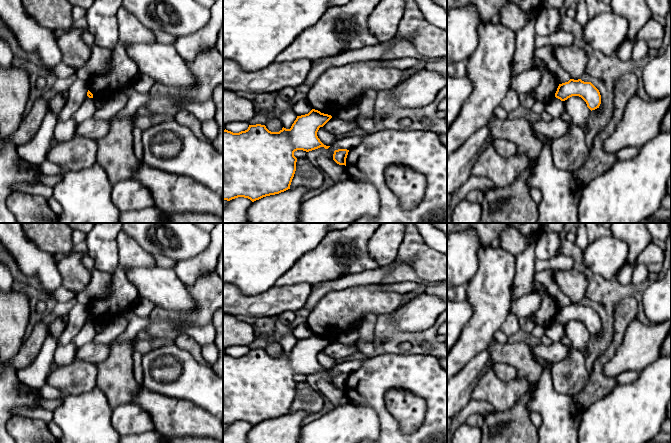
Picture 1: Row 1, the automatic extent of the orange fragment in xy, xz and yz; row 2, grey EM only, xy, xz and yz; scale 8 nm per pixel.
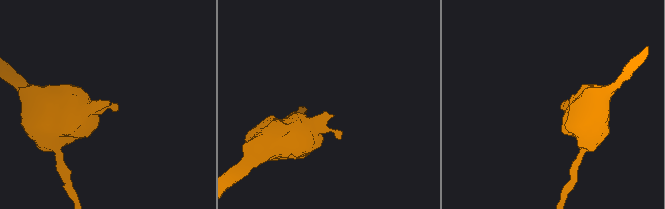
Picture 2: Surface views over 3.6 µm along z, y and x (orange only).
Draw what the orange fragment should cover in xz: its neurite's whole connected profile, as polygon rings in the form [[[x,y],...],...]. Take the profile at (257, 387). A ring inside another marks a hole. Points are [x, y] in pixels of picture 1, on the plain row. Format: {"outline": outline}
{"outline": [[[312,333],[308,338],[297,340],[290,353],[283,351],[279,356],[271,356],[261,348],[249,349],[247,354],[239,357],[223,354],[223,424],[230,425],[244,421],[254,426],[290,413],[297,386],[294,376],[297,374],[309,376],[320,371],[328,373],[330,370],[326,370],[320,365],[317,356],[331,342],[331,339]]]}

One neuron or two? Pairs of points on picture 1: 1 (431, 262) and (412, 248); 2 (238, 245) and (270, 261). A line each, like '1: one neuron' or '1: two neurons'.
1: one neuron
2: one neuron

